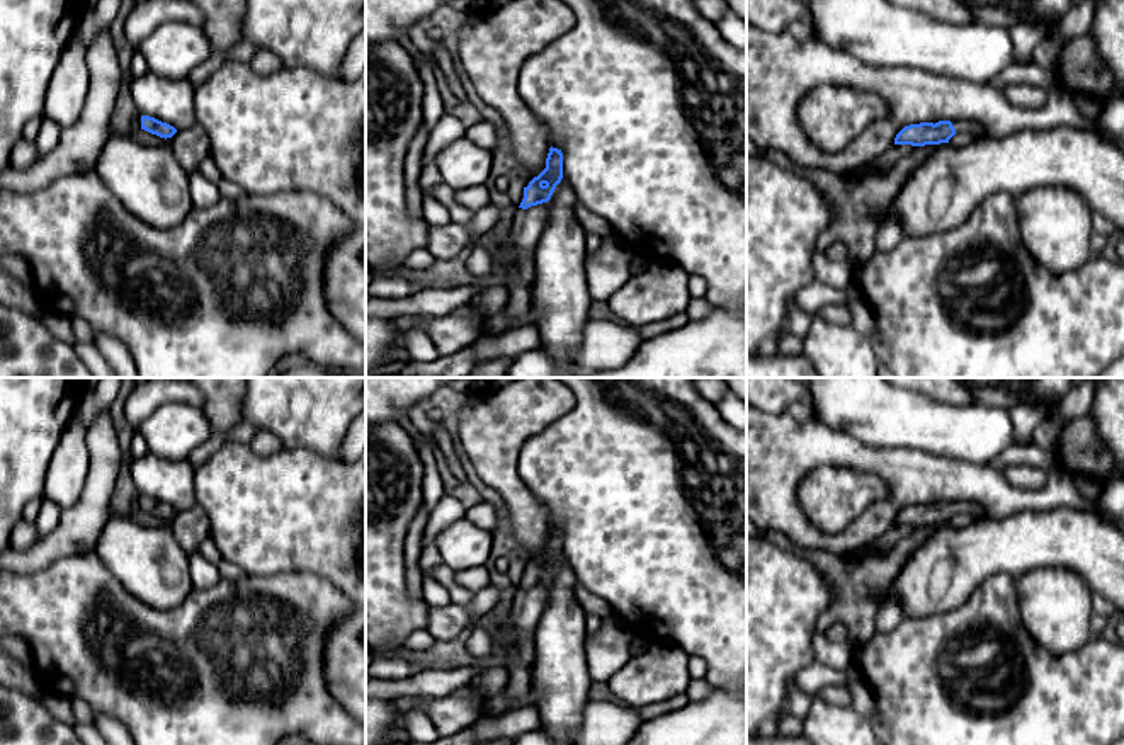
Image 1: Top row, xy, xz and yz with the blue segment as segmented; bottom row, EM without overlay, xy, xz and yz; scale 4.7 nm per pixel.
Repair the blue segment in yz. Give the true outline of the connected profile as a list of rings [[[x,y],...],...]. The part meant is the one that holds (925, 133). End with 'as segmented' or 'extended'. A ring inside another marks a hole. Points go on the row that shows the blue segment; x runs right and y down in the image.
[[[934,121],[905,126],[894,138],[894,145],[940,145],[949,143],[956,133],[969,133],[974,138],[985,136],[985,129],[978,121]]]; extended

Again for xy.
[[[141,116],[141,129],[151,133],[151,134],[156,134],[160,138],[172,138],[177,129],[167,122],[162,122],[155,117],[150,117],[150,116]]]; as segmented

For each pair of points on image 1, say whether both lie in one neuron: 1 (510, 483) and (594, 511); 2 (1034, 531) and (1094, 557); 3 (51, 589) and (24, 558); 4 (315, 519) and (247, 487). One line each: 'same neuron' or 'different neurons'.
1: different neurons
2: same neuron
3: different neurons
4: same neuron

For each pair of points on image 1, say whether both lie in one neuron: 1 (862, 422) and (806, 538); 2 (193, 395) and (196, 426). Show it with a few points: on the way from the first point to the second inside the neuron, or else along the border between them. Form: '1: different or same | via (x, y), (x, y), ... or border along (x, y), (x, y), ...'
1: different | border along (818, 422), (840, 429), (866, 444), (895, 448)
2: different | border along (201, 409), (191, 403), (165, 402), (155, 410)

